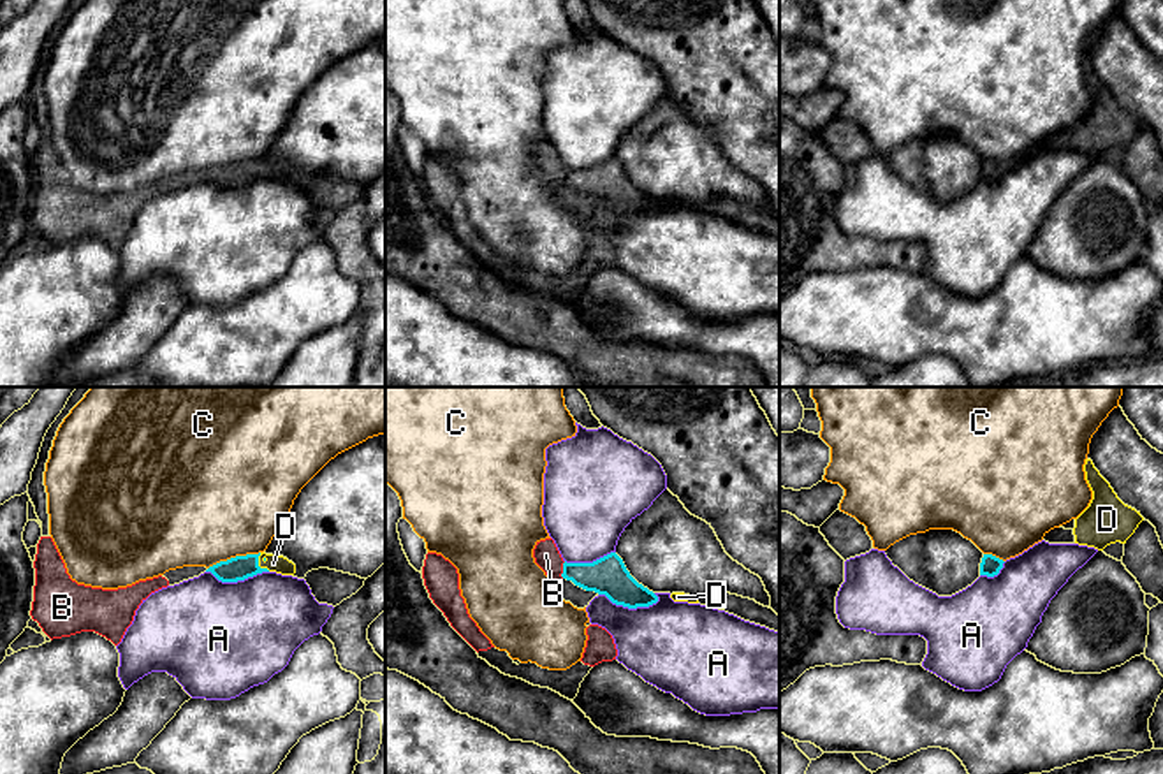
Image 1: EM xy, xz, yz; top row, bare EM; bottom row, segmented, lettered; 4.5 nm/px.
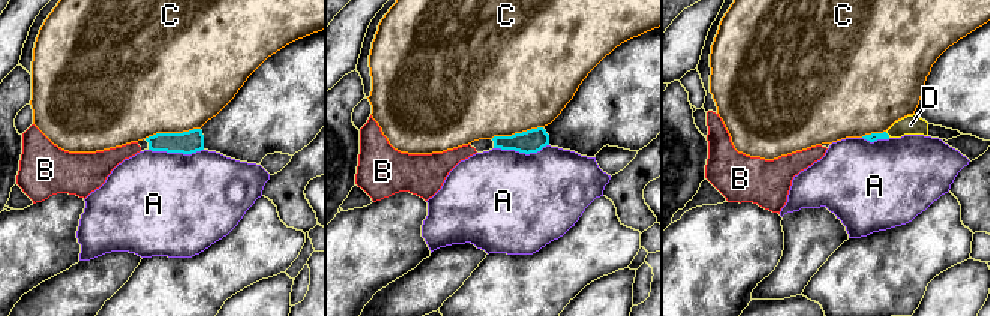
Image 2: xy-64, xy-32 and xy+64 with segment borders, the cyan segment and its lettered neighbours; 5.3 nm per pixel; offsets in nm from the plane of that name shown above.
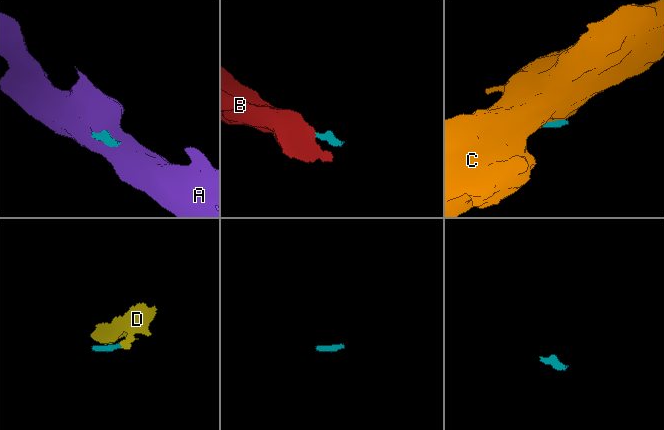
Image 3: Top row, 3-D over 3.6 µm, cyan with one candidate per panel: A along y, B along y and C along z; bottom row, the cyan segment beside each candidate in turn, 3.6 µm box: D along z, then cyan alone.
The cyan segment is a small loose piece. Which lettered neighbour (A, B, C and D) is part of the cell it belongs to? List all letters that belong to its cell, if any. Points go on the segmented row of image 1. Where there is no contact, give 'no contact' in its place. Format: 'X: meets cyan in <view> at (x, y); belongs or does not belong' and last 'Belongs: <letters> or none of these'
A: meets cyan in xz at (629, 607); does not belong
B: meets cyan in xz at (563, 570); belongs
C: meets cyan in xy at (233, 558); does not belong
D: meets cyan in xy at (257, 565); belongs
Belongs: B, D

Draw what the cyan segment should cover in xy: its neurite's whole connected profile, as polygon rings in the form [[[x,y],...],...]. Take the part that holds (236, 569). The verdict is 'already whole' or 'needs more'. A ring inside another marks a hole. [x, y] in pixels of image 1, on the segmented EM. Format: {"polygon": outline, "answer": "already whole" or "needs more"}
{"polygon": [[[259,552],[259,554],[236,556],[227,561],[220,561],[209,566],[206,572],[211,572],[222,582],[238,582],[262,572],[294,575],[296,565],[283,556]]], "answer": "needs more"}

